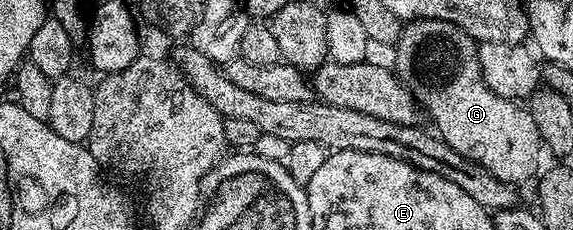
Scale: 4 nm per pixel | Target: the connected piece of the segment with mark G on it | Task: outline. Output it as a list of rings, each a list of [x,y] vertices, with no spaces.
[[[417,18],[400,29],[393,50],[395,77],[406,86],[422,113],[431,117],[434,133],[453,152],[481,164],[485,172],[502,182],[520,184],[536,177],[541,151],[537,124],[522,105],[497,96],[487,87],[476,39],[448,22]]]

